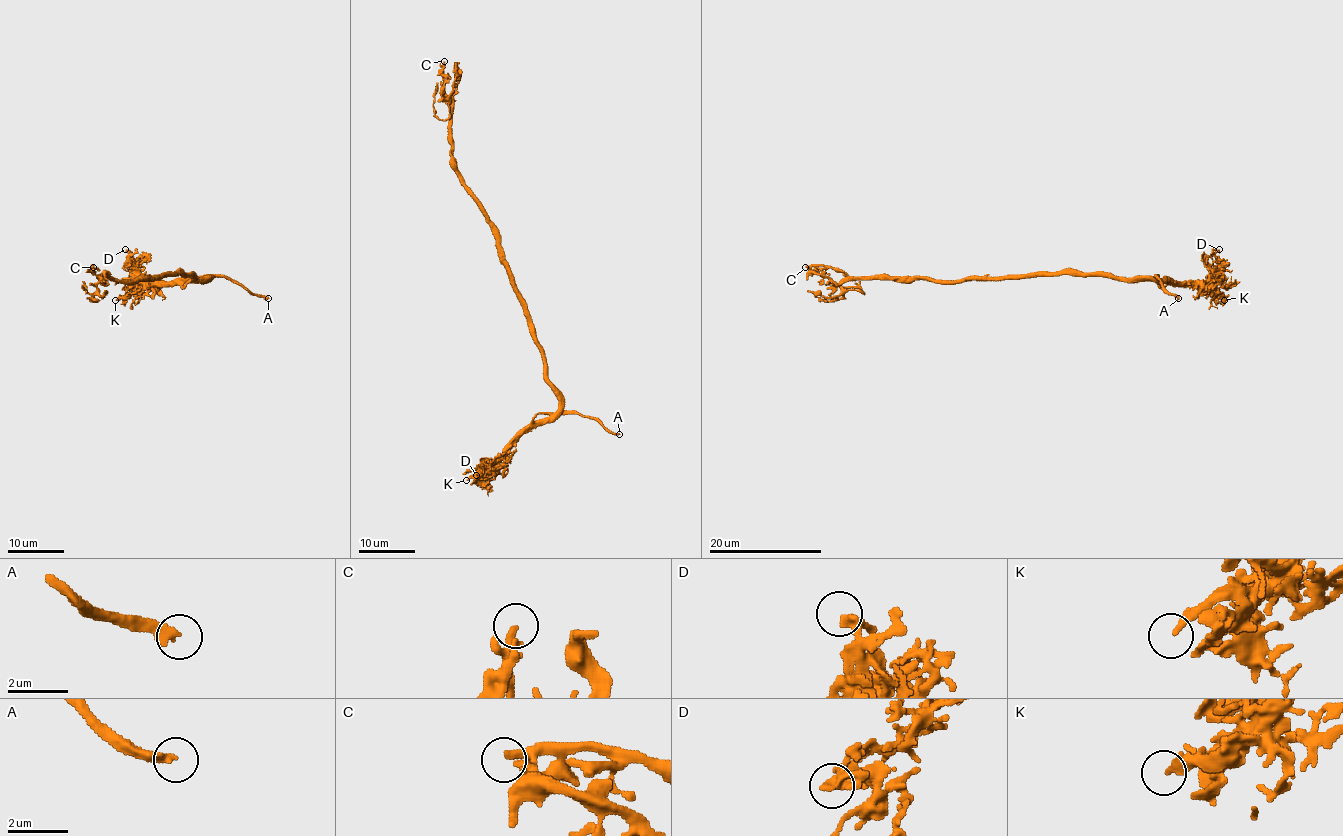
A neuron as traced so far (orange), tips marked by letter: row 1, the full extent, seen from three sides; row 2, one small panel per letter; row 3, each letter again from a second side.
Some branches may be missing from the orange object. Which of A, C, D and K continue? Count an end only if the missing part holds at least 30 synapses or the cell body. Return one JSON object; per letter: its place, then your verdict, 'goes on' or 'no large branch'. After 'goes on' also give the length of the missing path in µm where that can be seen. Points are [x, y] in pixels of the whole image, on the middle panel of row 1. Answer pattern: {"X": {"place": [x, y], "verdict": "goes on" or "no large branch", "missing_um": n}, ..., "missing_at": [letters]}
{"A": {"place": [619, 434], "verdict": "goes on", "missing_um": 35}, "C": {"place": [444, 61], "verdict": "no large branch"}, "D": {"place": [476, 475], "verdict": "no large branch"}, "K": {"place": [466, 480], "verdict": "no large branch"}, "missing_at": ["A"]}

